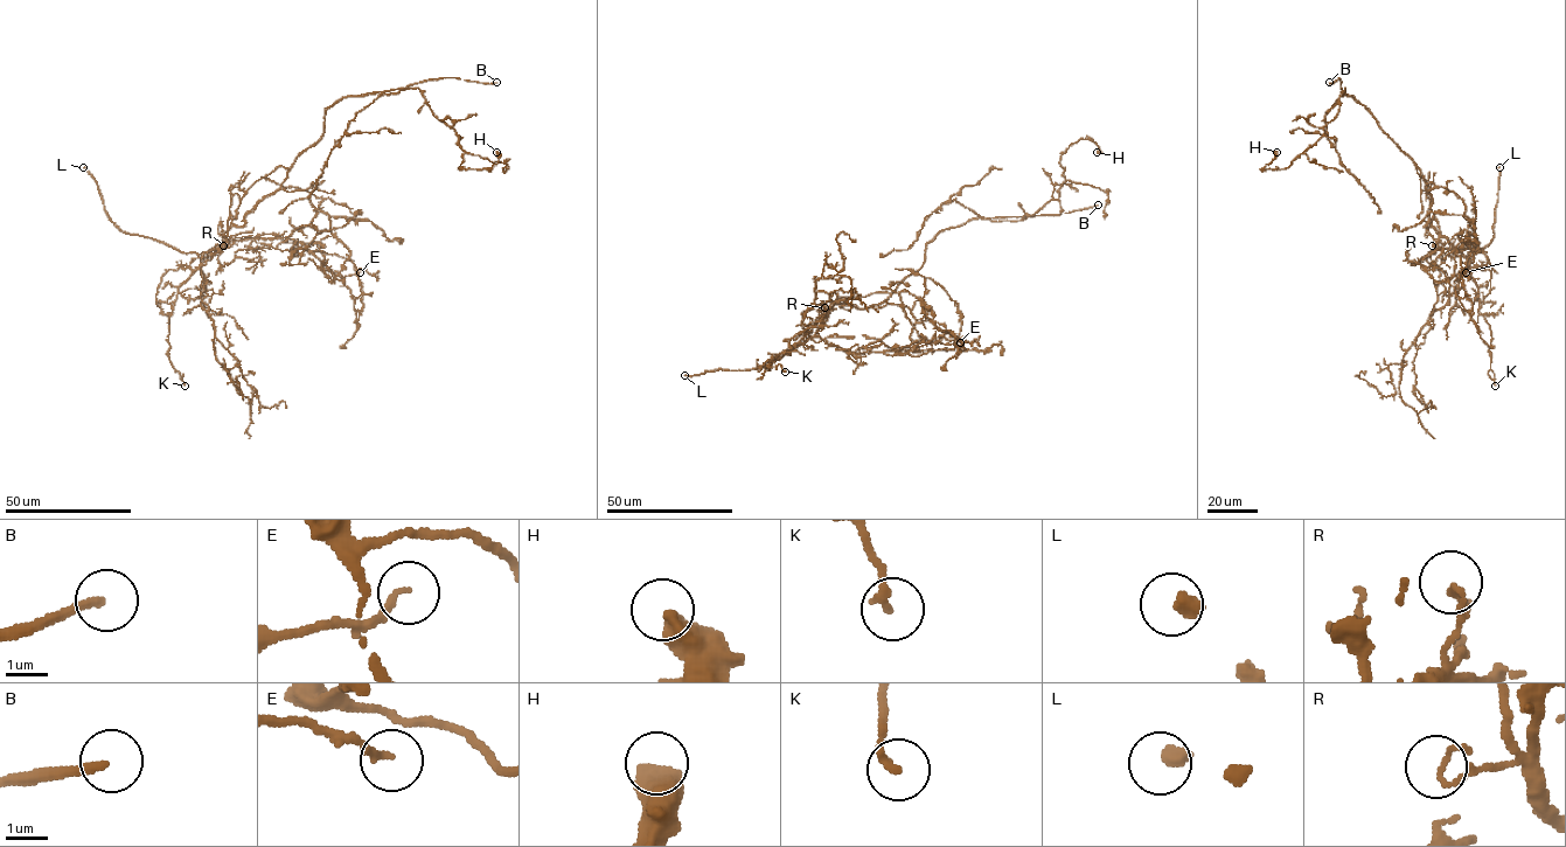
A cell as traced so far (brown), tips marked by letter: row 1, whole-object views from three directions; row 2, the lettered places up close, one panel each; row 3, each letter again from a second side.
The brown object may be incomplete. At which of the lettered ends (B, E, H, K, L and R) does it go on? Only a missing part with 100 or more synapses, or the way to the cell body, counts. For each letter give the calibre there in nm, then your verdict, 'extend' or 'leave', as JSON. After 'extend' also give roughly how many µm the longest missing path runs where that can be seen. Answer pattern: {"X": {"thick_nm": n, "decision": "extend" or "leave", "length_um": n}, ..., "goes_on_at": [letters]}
{"B": {"thick_nm": 180, "decision": "leave"}, "E": {"thick_nm": 160, "decision": "leave"}, "H": {"thick_nm": 600, "decision": "leave"}, "K": {"thick_nm": 190, "decision": "leave"}, "L": {"thick_nm": 320, "decision": "extend", "length_um": 15}, "R": {"thick_nm": 140, "decision": "leave"}, "goes_on_at": ["L"]}

